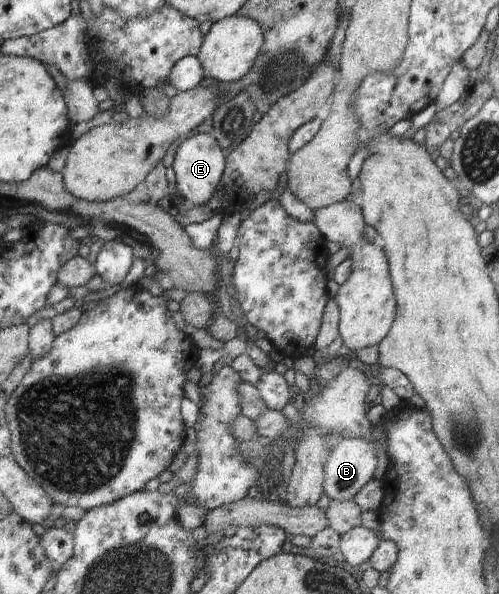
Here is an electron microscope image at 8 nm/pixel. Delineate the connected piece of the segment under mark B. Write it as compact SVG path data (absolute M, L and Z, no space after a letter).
M345 438L330 451L330 456L325 462L323 493L330 500L340 502L353 500L353 496L360 489L374 479L376 472L377 454L375 446L365 438Z

